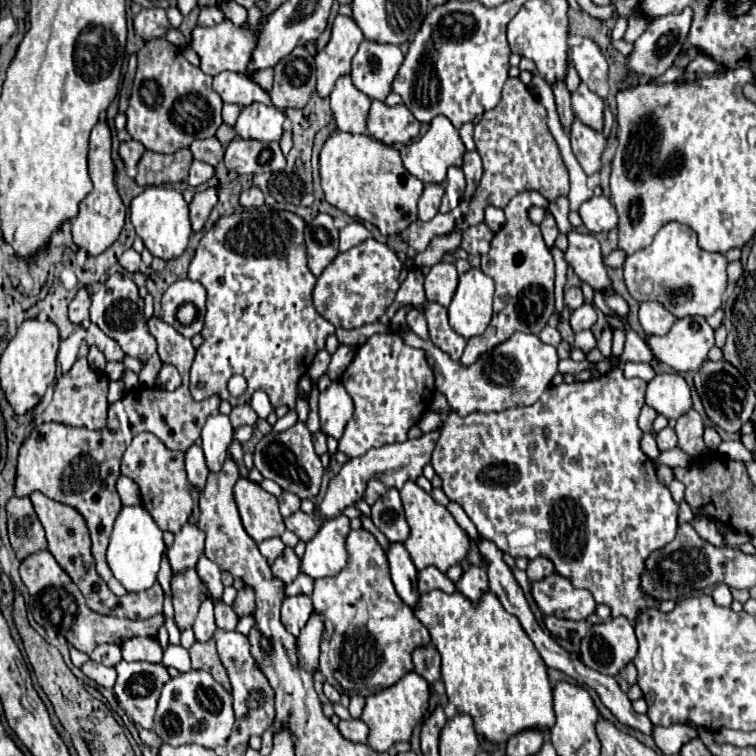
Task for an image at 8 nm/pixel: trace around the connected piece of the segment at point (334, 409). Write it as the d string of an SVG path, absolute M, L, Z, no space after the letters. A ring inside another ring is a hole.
M332 382L326 392L320 394L320 424L322 432L334 436L336 440L342 436L346 422L354 414L352 398L340 382Z

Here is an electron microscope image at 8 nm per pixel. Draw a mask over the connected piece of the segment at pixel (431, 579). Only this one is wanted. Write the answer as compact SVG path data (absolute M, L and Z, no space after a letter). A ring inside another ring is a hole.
M424 568L418 572L418 594L426 594L430 590L444 590L444 592L456 592L456 586L450 578L446 578L446 574L442 574L438 568Z

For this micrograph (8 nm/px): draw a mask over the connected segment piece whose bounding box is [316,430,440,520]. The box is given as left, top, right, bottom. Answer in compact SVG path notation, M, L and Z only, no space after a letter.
M432 430L432 432L422 434L416 440L406 440L402 444L384 444L384 448L372 448L364 456L348 460L342 466L342 470L332 478L328 492L324 496L324 502L320 504L316 516L320 520L322 518L326 520L326 518L332 518L338 512L342 512L346 506L352 506L358 498L362 498L364 488L366 488L370 478L380 478L388 488L398 488L398 490L404 486L404 482L416 480L422 474L422 468L430 462L430 454L436 446L438 436L440 436L440 430Z

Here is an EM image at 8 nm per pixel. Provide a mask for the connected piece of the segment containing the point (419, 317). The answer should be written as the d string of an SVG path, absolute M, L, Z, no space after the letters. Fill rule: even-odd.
M417 309L408 313L406 325L422 339L427 340L429 338L426 318Z

